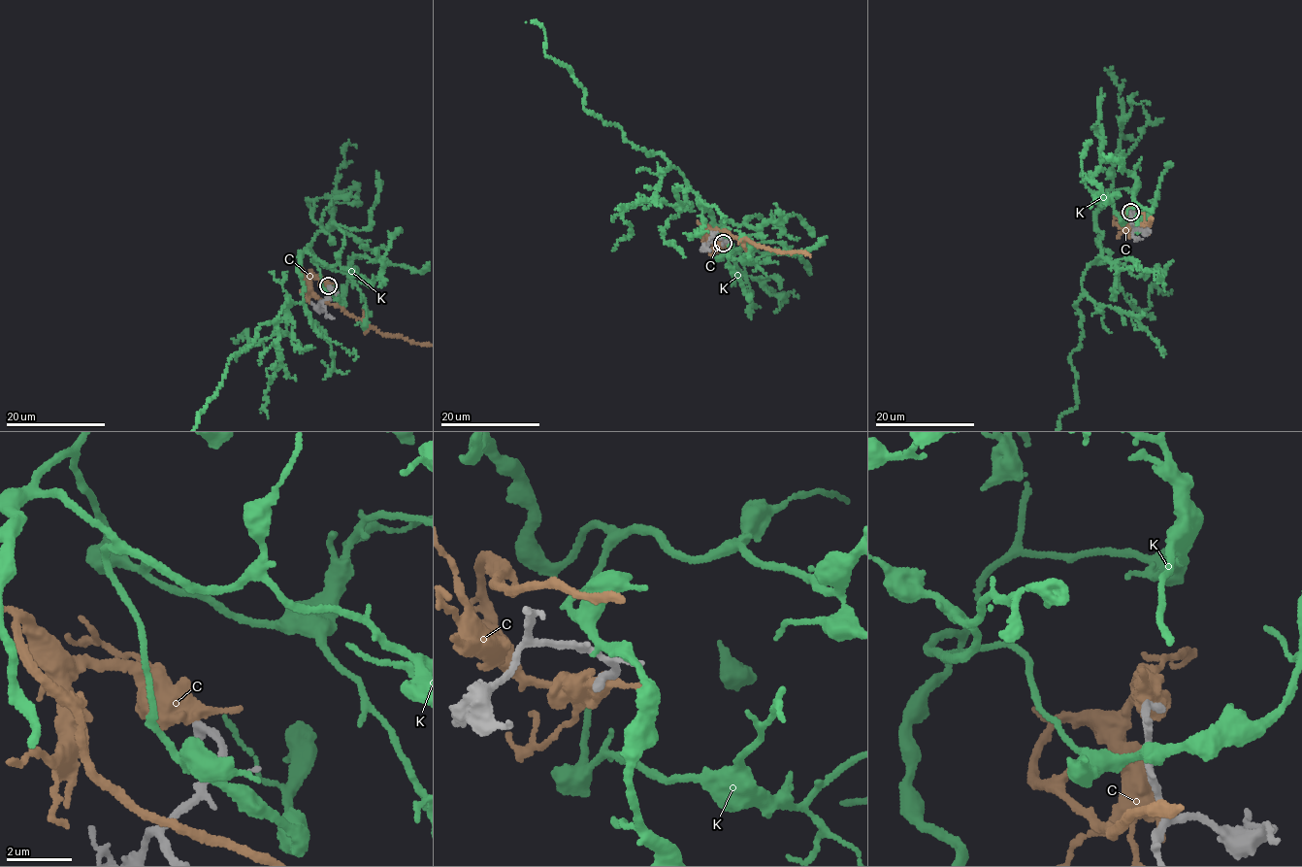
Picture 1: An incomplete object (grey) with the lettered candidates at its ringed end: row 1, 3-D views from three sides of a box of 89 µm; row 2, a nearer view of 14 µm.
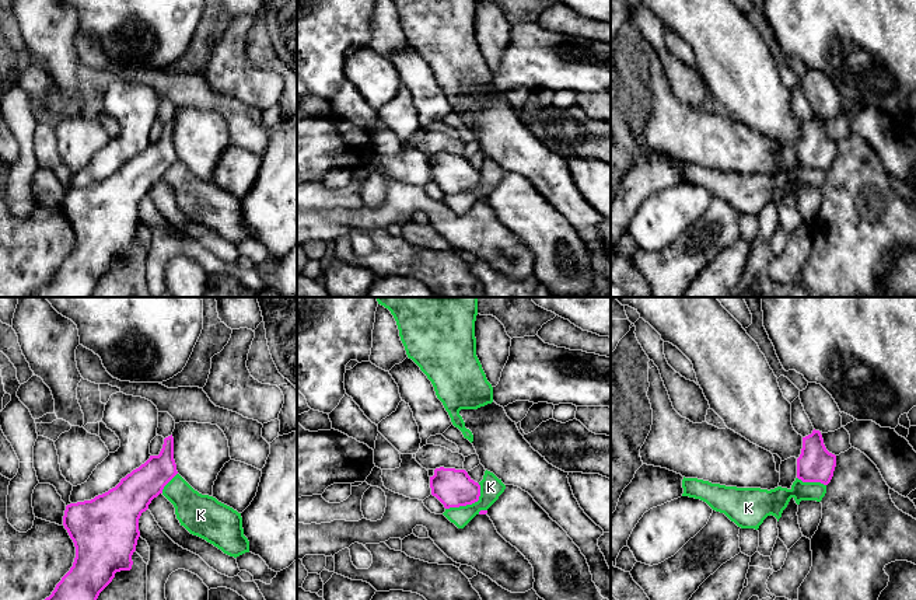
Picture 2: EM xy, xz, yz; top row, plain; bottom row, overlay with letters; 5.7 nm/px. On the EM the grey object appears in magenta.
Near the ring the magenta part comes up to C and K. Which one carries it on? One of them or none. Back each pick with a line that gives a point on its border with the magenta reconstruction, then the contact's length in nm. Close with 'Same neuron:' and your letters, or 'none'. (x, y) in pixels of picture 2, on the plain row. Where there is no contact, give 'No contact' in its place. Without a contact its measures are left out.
C: No contact
Same neuron: C

